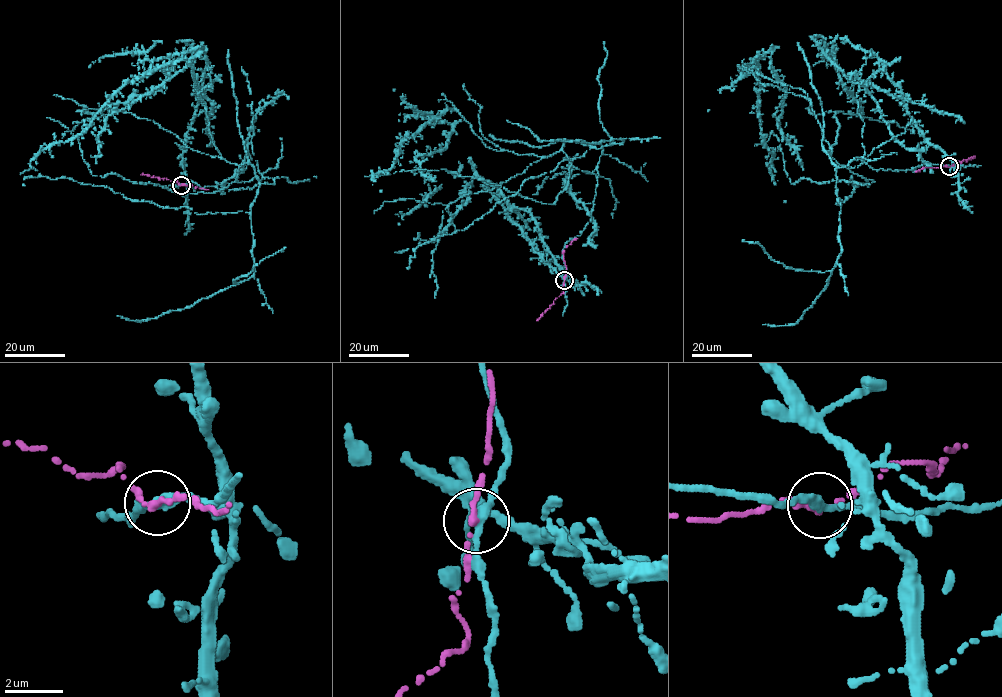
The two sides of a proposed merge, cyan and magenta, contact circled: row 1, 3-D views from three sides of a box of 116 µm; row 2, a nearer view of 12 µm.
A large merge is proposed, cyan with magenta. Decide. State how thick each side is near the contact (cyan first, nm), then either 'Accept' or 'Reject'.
Thickness 280 nm (cyan) against 180 nm. Reject

